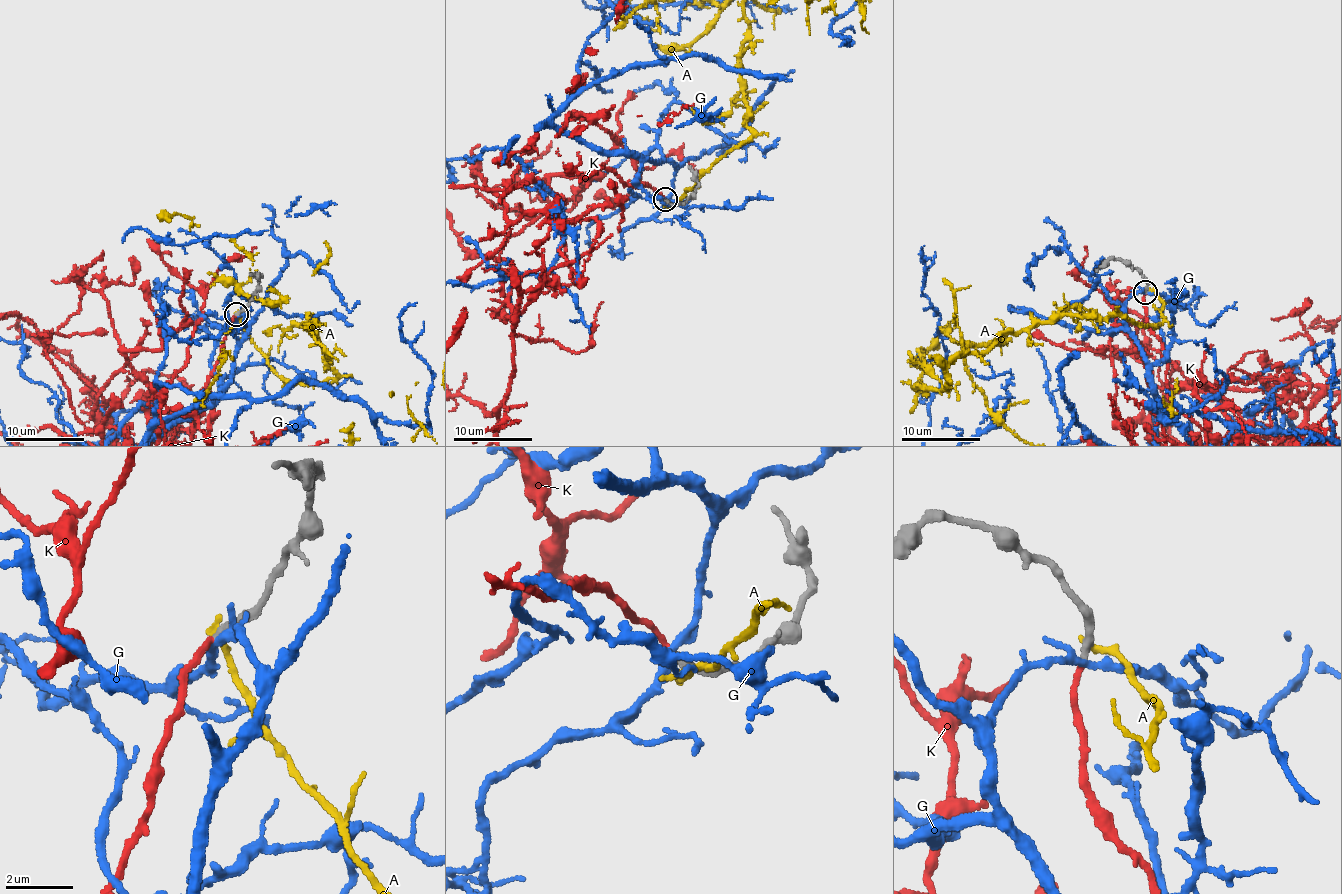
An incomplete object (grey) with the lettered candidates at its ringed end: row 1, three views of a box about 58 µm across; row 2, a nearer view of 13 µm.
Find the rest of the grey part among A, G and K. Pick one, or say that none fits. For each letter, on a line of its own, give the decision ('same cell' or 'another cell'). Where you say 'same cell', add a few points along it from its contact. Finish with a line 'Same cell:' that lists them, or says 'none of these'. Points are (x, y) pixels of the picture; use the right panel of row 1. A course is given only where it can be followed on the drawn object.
A: another cell
G: another cell
K: same cell
Same cell: K

